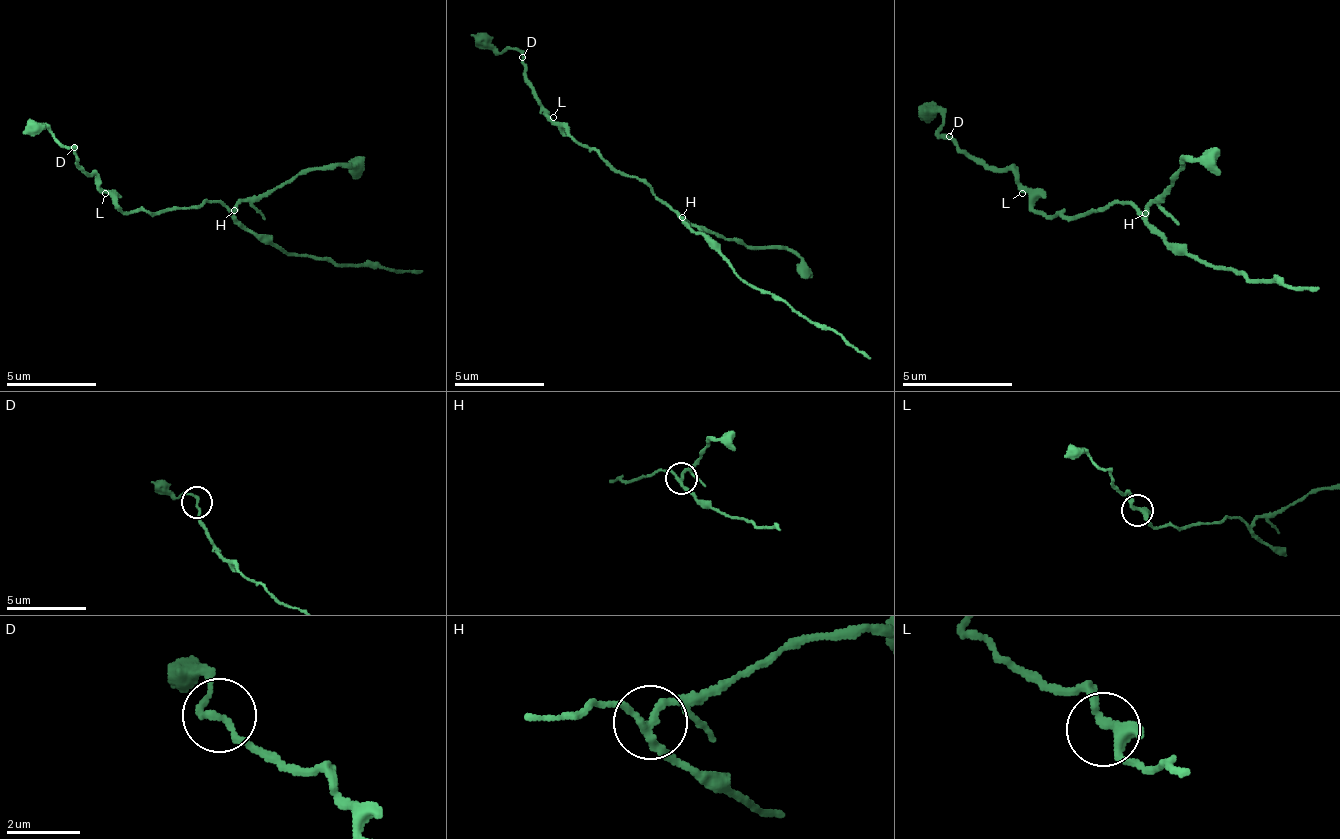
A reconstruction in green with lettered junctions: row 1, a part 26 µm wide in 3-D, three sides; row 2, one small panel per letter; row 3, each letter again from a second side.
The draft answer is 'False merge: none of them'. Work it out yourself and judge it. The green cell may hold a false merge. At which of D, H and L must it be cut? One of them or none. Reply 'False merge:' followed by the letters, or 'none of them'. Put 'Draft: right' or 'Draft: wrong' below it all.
False merge: H
Draft: wrong

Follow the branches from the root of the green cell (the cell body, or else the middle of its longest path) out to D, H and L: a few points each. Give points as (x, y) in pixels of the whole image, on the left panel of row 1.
D: (208, 202), (199, 207), (167, 207), (163, 211), (123, 211), (100, 189), (100, 180), (78, 162), (73, 148)
H: (208, 202), (221, 202), (235, 211)
L: (208, 202), (199, 207), (167, 207), (163, 211), (123, 211), (105, 193)

